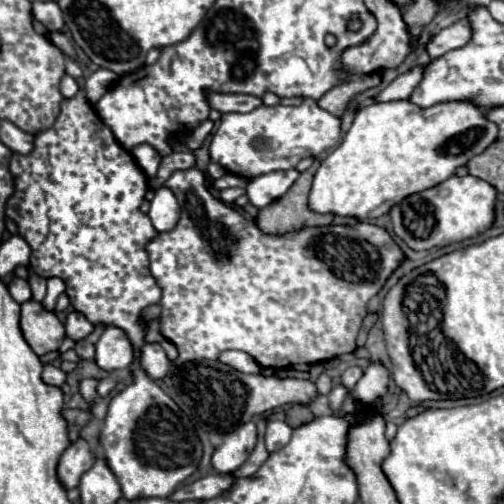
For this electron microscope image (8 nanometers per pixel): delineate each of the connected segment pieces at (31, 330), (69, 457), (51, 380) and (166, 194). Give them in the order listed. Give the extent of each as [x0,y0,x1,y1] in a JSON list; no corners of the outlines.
[[21,300,65,356],[59,438,93,488],[41,364,67,386],[149,188,181,232]]

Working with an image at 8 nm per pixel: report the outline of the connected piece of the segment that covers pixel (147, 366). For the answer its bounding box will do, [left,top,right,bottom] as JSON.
[141,344,171,380]

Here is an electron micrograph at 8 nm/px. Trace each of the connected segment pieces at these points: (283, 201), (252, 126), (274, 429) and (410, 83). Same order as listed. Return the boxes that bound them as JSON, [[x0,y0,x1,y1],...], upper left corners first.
[[255,160,333,234],[209,98,341,178],[265,420,293,452],[375,68,423,102]]

